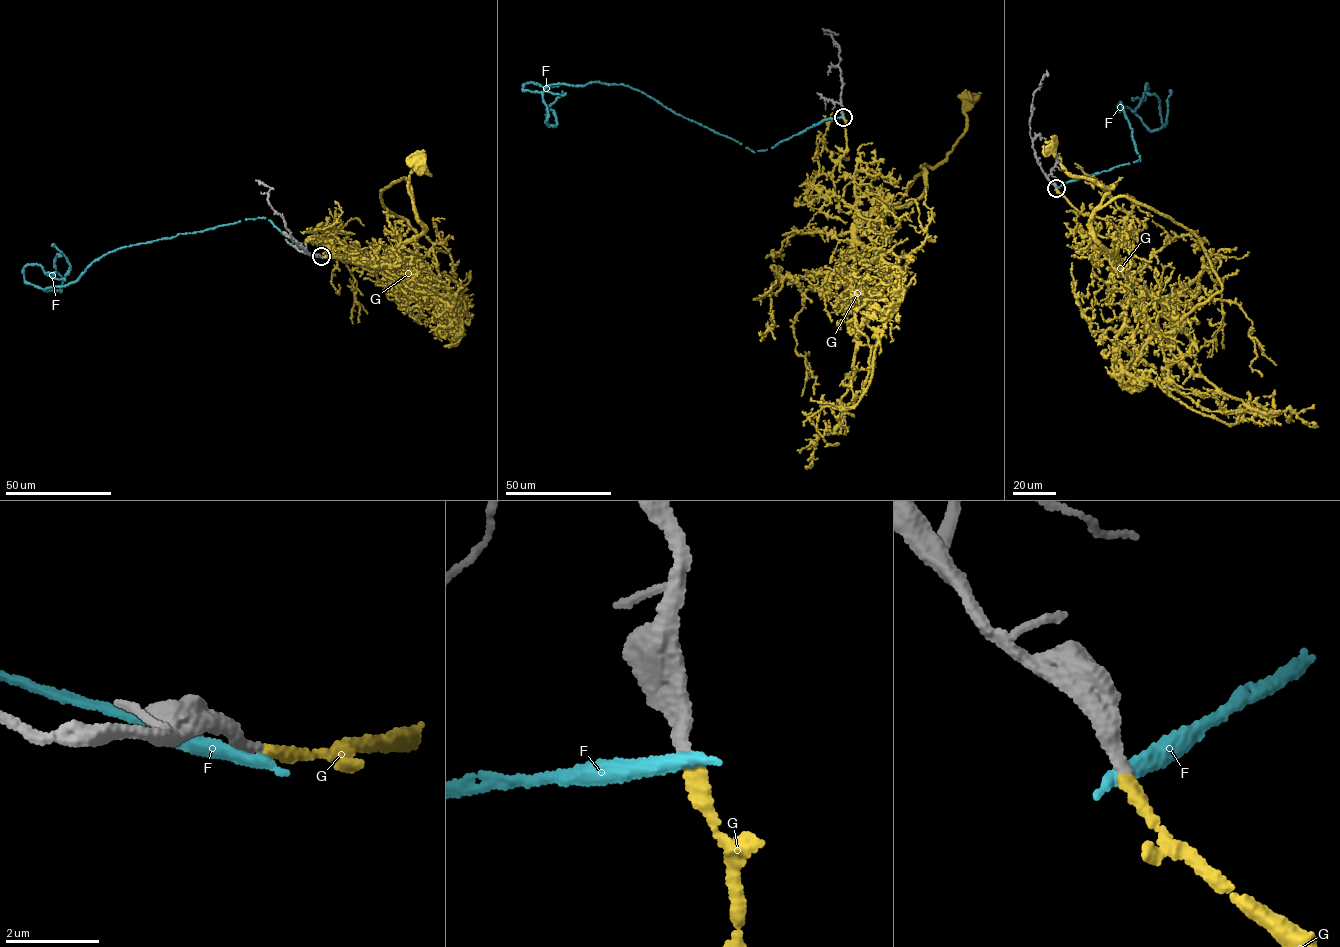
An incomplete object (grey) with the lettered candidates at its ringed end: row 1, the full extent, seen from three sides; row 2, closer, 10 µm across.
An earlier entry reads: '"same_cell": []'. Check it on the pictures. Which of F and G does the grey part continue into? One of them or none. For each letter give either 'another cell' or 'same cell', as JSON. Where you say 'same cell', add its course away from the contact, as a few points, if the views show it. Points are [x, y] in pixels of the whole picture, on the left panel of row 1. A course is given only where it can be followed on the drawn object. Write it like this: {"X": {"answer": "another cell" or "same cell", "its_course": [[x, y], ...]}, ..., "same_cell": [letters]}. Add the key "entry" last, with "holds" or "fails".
{"F": {"answer": "another cell"}, "G": {"answer": "same cell", "its_course": [[321, 256], [339, 257], [340, 248], [381, 261], [425, 229], [408, 185], [415, 170], [429, 174], [416, 162]]}, "same_cell": ["G"], "entry": "fails"}

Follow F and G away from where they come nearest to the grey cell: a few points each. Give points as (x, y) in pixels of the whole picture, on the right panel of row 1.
F: (1056, 188), (1140, 160), (1120, 101), (1117, 108), (1132, 110), (1155, 131), (1162, 126), (1159, 100), (1146, 92)
G: (1056, 188), (1081, 213), (1112, 222), (1120, 236), (1117, 260), (1091, 224), (1113, 185), (1068, 173), (1052, 145)

